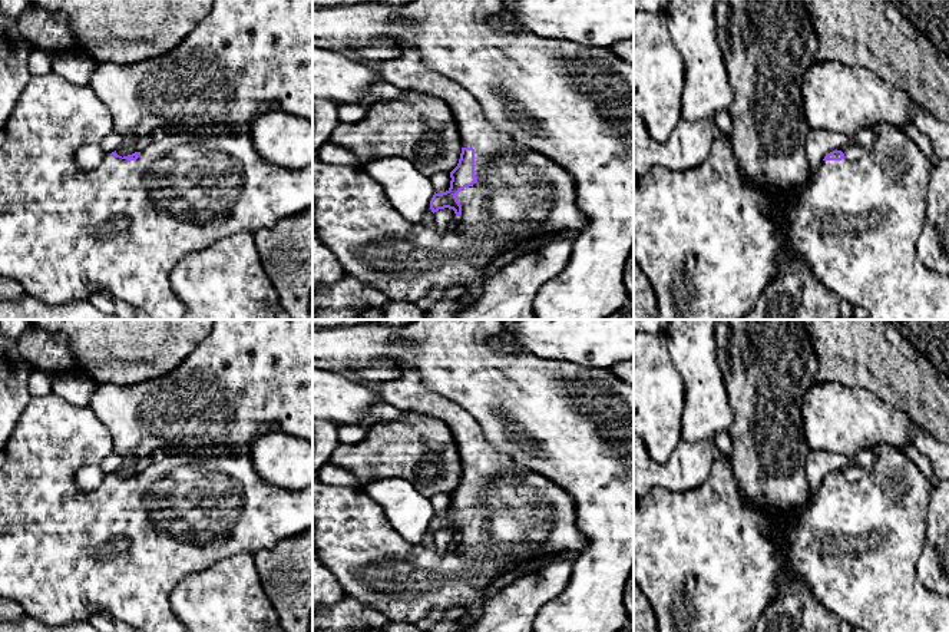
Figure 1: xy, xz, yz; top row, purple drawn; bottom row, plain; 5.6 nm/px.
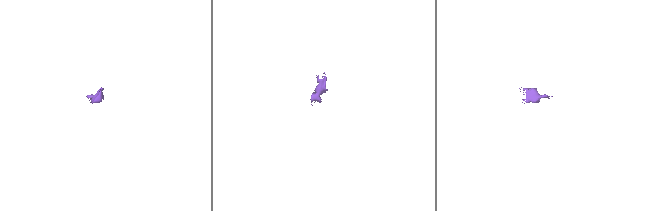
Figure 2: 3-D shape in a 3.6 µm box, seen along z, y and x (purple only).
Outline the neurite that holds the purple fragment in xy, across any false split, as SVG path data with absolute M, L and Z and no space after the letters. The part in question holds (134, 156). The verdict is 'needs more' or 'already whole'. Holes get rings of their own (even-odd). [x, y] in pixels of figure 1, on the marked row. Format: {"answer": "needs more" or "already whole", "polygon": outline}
{"answer": "needs more", "polygon": "M54 75L29 76L24 92L20 95L6 126L6 140L0 148L0 277L16 279L24 294L47 305L62 305L70 301L87 301L92 295L106 291L118 301L125 301L135 310L145 312L151 320L185 320L185 310L171 285L173 267L188 254L208 248L221 239L247 232L255 235L261 229L297 215L313 205L313 163L302 169L284 169L270 163L258 155L248 133L238 135L166 135L158 142L143 143L139 152L119 156L115 152L95 169L85 171L76 163L76 152L85 143L99 143L112 129L112 113L99 100L89 85L76 85Z"}

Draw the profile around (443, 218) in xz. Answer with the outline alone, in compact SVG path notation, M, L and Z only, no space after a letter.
M449 208L439 209L437 212L434 212L434 222L436 222L436 226L440 229L447 228L456 218L457 216L454 211Z

